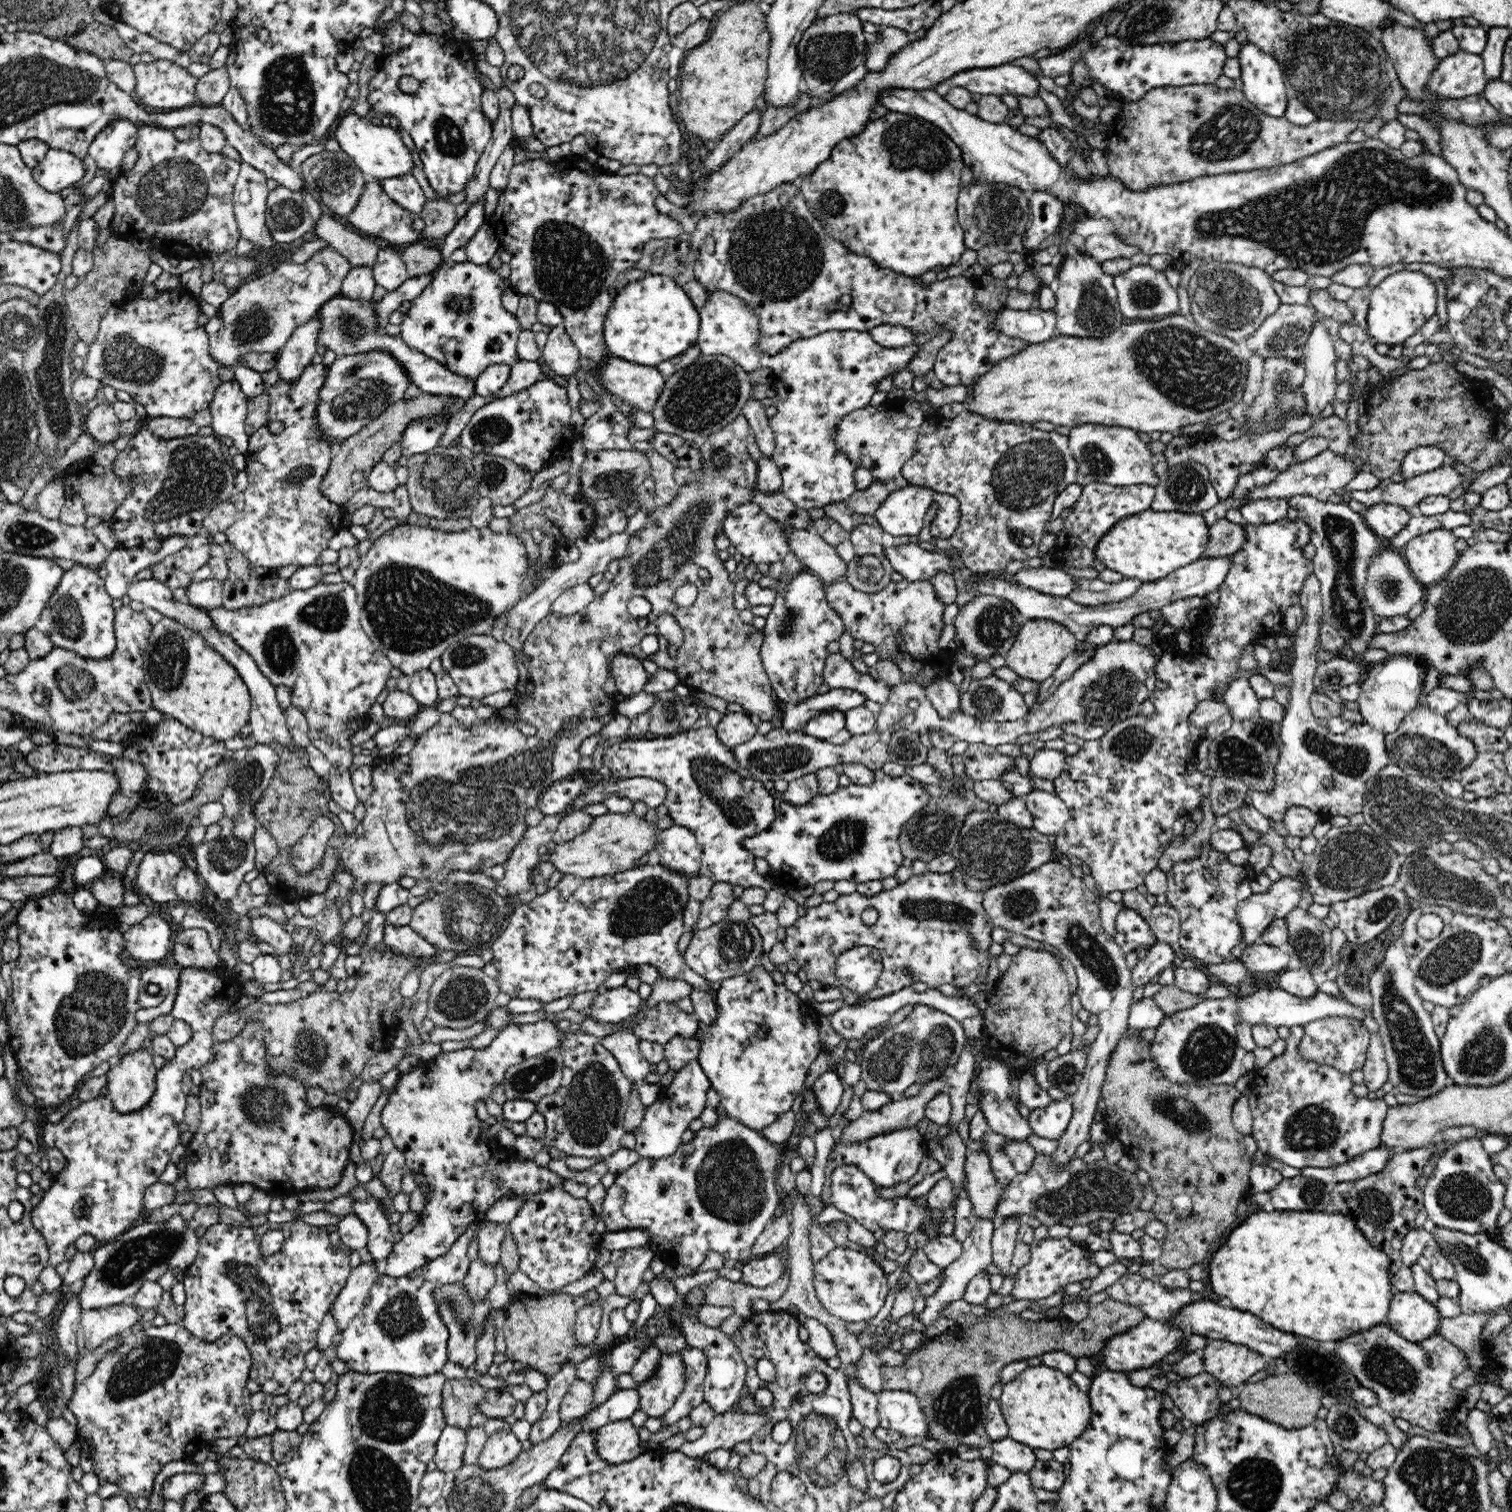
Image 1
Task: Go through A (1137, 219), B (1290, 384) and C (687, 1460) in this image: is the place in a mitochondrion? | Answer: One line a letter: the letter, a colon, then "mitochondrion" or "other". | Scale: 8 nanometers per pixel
A: other
B: other
C: other

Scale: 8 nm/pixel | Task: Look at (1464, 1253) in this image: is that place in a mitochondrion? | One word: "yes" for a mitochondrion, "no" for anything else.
yes

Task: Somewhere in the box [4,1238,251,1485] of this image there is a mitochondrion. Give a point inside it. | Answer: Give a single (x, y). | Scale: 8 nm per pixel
(155, 1359)

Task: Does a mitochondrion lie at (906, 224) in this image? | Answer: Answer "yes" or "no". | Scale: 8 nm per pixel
no

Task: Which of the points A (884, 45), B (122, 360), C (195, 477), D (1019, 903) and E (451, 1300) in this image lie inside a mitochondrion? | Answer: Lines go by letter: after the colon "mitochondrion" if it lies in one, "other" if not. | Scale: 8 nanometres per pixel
A: mitochondrion
B: mitochondrion
C: mitochondrion
D: mitochondrion
E: mitochondrion

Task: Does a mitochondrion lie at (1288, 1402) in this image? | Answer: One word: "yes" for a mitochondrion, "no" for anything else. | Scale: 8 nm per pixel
no

